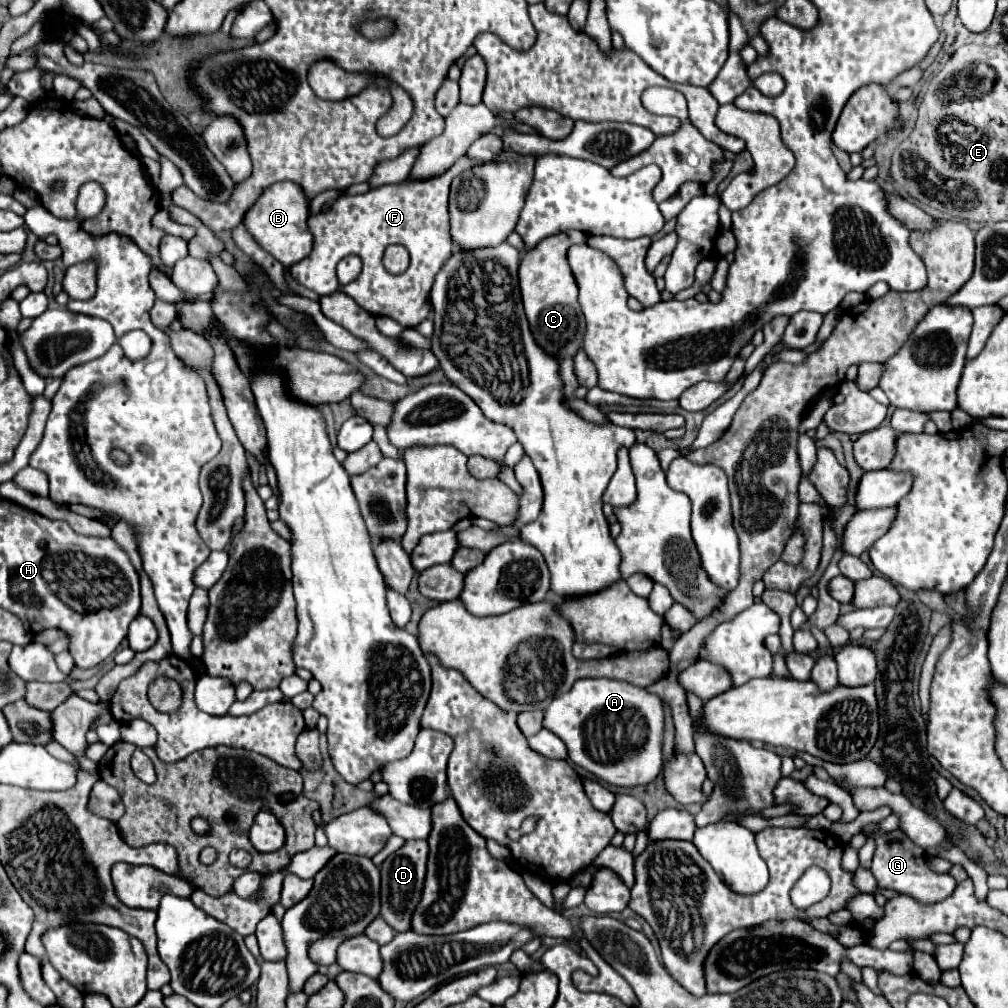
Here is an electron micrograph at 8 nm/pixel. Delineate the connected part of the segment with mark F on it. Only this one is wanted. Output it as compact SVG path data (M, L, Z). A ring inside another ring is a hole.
M462 156L462 158L456 160L456 164L452 168L448 168L448 172L444 172L436 178L406 180L406 182L400 182L400 184L372 188L366 194L345 195L337 198L331 203L330 208L309 217L307 224L310 232L314 234L314 248L312 248L308 258L298 262L298 266L292 266L292 276L300 284L304 284L306 288L314 290L320 296L332 294L332 292L336 292L336 282L338 282L336 264L344 256L354 254L362 260L362 272L358 274L358 278L354 282L342 286L344 294L354 298L356 304L360 308L364 308L368 314L388 316L388 318L396 320L398 324L402 324L404 328L418 326L422 320L426 320L432 314L432 304L428 300L432 278L440 270L442 262L450 256L452 246L454 246L452 238L450 238L450 218L448 218L448 188L450 188L450 182L452 182L454 176L458 176L460 172L464 172L464 170L476 166L476 164L482 164L482 162ZM390 244L400 244L410 252L410 266L404 274L394 276L382 264L382 254L384 254L386 246L390 246Z

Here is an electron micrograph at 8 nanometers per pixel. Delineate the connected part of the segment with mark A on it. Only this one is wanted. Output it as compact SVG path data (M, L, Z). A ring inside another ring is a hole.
M610 678L576 682L568 694L552 700L544 714L544 728L552 730L564 740L574 764L612 786L644 786L652 782L662 770L662 700L646 688L634 686L630 682ZM588 720L590 724L586 724ZM616 724L618 732L614 728Z

